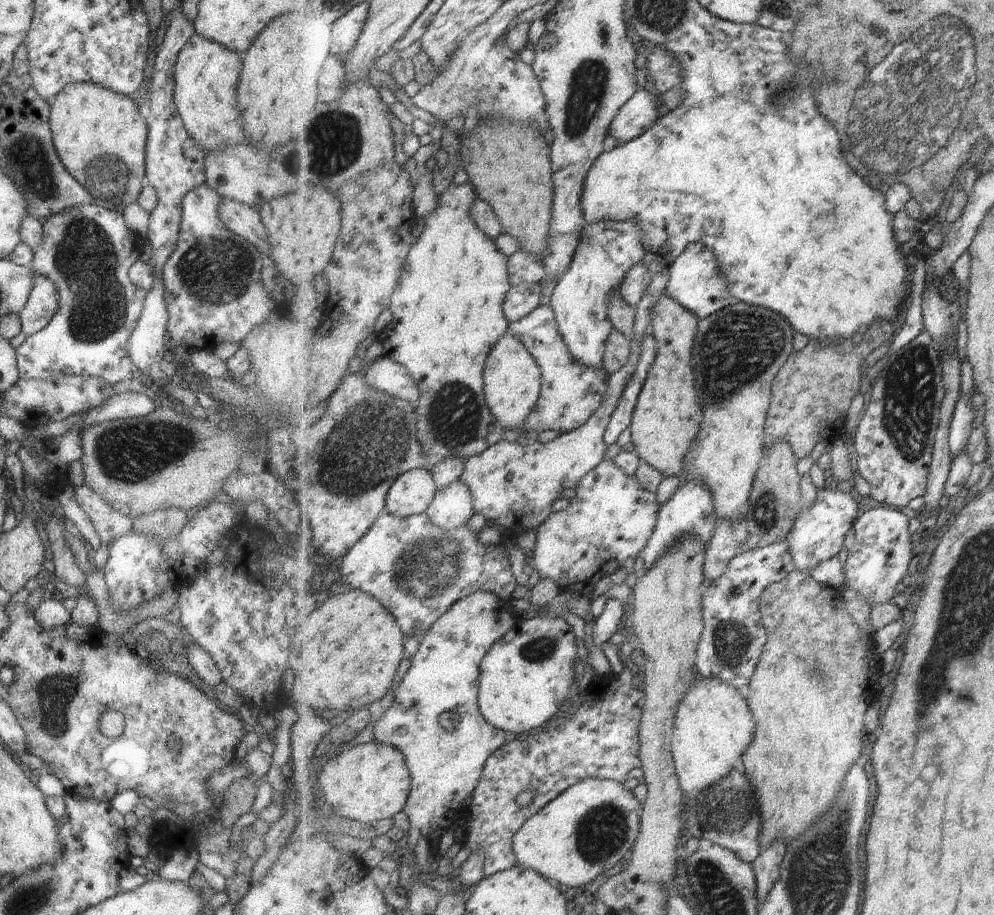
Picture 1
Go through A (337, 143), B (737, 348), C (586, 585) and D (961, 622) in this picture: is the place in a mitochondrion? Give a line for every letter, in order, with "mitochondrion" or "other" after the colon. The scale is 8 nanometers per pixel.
A: mitochondrion
B: mitochondrion
C: other
D: mitochondrion

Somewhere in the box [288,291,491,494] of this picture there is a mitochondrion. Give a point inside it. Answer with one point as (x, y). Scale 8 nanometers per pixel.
(454, 420)

